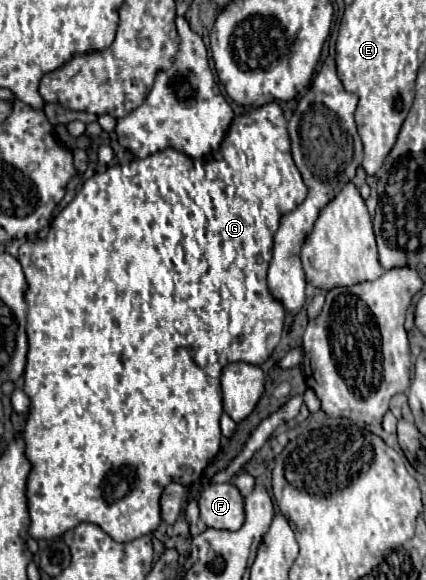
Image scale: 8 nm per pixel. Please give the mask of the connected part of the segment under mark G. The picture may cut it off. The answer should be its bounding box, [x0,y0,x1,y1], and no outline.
[18,103,308,543]

